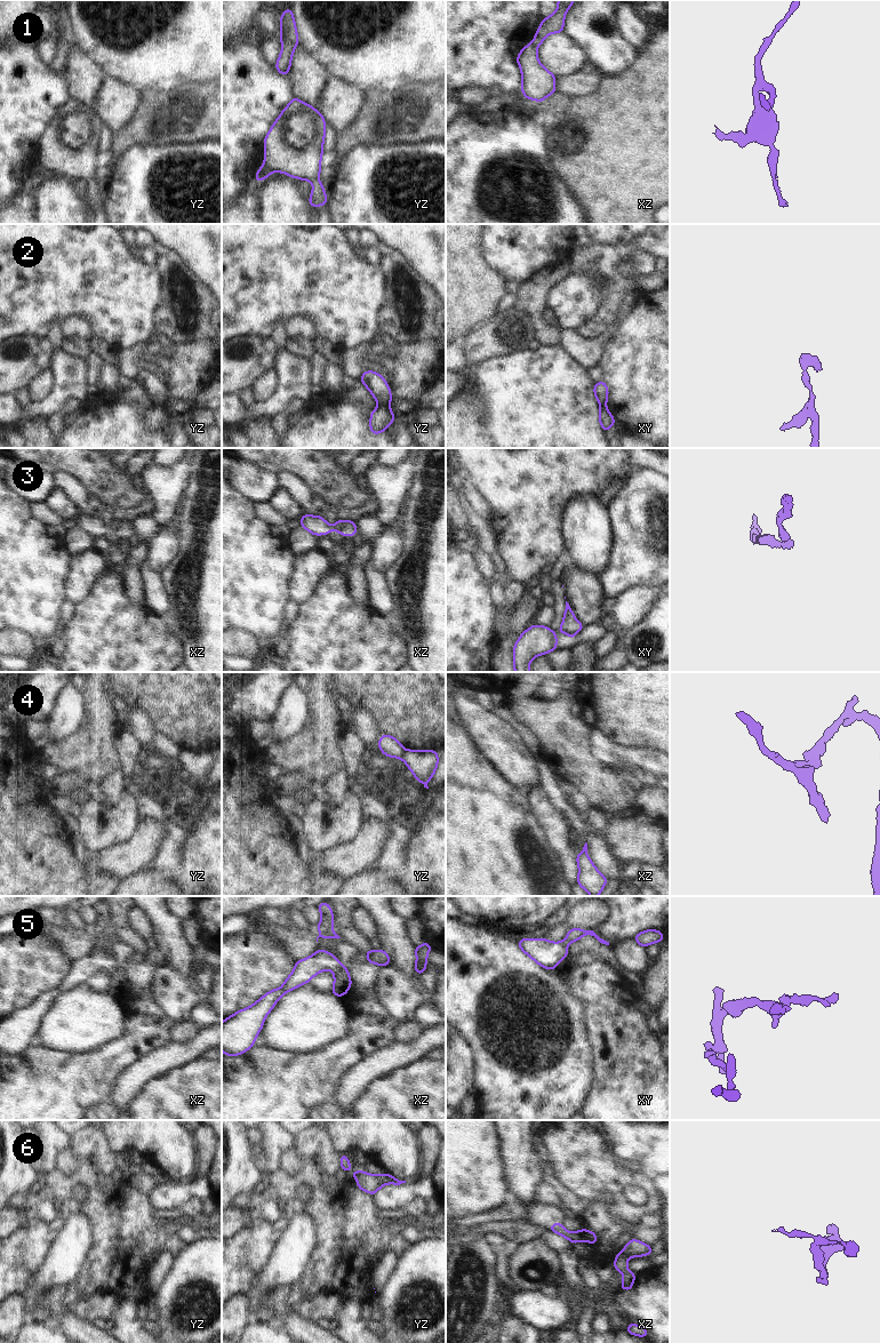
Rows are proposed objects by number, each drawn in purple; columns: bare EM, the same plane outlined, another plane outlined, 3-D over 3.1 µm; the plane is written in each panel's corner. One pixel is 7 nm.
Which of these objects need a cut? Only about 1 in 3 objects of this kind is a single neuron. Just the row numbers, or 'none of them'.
1, 2, 3, 4, 5, 6.

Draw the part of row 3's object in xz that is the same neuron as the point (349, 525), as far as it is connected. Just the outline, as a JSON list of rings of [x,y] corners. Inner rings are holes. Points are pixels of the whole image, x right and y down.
[[[341,520],[336,521],[337,531],[339,536],[352,537],[358,533],[357,525],[352,520]]]

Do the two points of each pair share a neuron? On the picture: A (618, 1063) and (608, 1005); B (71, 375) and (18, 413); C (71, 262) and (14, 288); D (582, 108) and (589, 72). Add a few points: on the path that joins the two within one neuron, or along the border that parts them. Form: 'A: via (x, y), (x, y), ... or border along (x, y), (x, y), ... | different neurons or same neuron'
A: via (618, 1048), (618, 1037), (612, 1020) | same neuron
B: via (63, 390), (45, 408), (33, 410) | same neuron
C: via (57, 270), (37, 271), (28, 280) | same neuron
D: border along (604, 78), (589, 95), (569, 96), (558, 93) | different neurons

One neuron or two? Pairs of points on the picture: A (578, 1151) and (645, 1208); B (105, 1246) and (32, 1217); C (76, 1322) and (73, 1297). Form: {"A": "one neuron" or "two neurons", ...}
{"A": "one neuron", "B": "one neuron", "C": "two neurons"}

